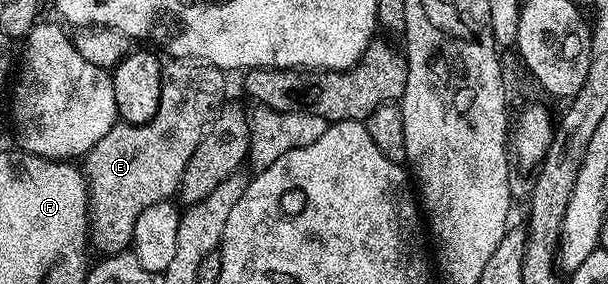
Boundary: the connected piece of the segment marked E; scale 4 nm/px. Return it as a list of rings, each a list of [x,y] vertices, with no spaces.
[[[167,61],[162,64],[162,68],[163,88],[161,89],[161,101],[157,105],[157,113],[153,113],[153,117],[148,123],[116,122],[115,127],[109,129],[109,133],[105,133],[105,137],[101,137],[101,141],[97,141],[97,145],[93,145],[93,149],[87,152],[81,163],[81,170],[87,177],[89,243],[94,250],[96,247],[97,250],[103,251],[99,253],[102,253],[104,256],[118,255],[119,252],[128,250],[133,243],[133,229],[137,225],[137,217],[141,217],[141,213],[145,209],[149,209],[149,205],[164,203],[178,192],[179,182],[183,180],[183,174],[185,173],[185,165],[189,165],[189,157],[193,157],[197,145],[201,145],[203,134],[207,132],[207,128],[210,127],[212,121],[219,116],[219,110],[225,105],[225,99],[223,99],[223,79],[225,79],[225,75],[218,67],[212,67],[198,61]]]

